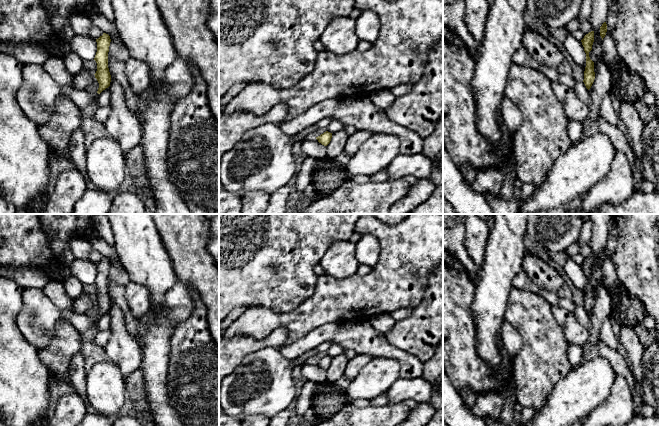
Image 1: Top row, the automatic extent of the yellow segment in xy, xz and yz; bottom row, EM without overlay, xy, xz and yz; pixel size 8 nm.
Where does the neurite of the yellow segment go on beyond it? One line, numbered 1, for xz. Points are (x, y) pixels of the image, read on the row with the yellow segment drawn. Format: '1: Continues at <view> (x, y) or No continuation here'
1: No continuation here

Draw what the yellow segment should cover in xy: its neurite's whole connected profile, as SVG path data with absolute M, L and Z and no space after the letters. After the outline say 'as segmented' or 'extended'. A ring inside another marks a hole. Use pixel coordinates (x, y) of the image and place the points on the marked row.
M103 33L98 39L97 42L97 52L94 60L97 63L97 71L94 74L95 78L99 83L99 88L97 93L100 94L103 90L110 86L111 75L108 68L108 52L110 46L110 36L106 33Z; as segmented

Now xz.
M326 131L323 134L321 134L320 136L316 137L316 139L318 140L319 143L321 143L324 146L327 146L332 138L332 133Z; as segmented

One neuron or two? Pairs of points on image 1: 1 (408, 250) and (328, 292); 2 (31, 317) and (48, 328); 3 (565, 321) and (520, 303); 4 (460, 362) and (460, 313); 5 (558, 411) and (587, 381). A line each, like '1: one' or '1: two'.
1: one
2: one
3: two
4: one
5: one

